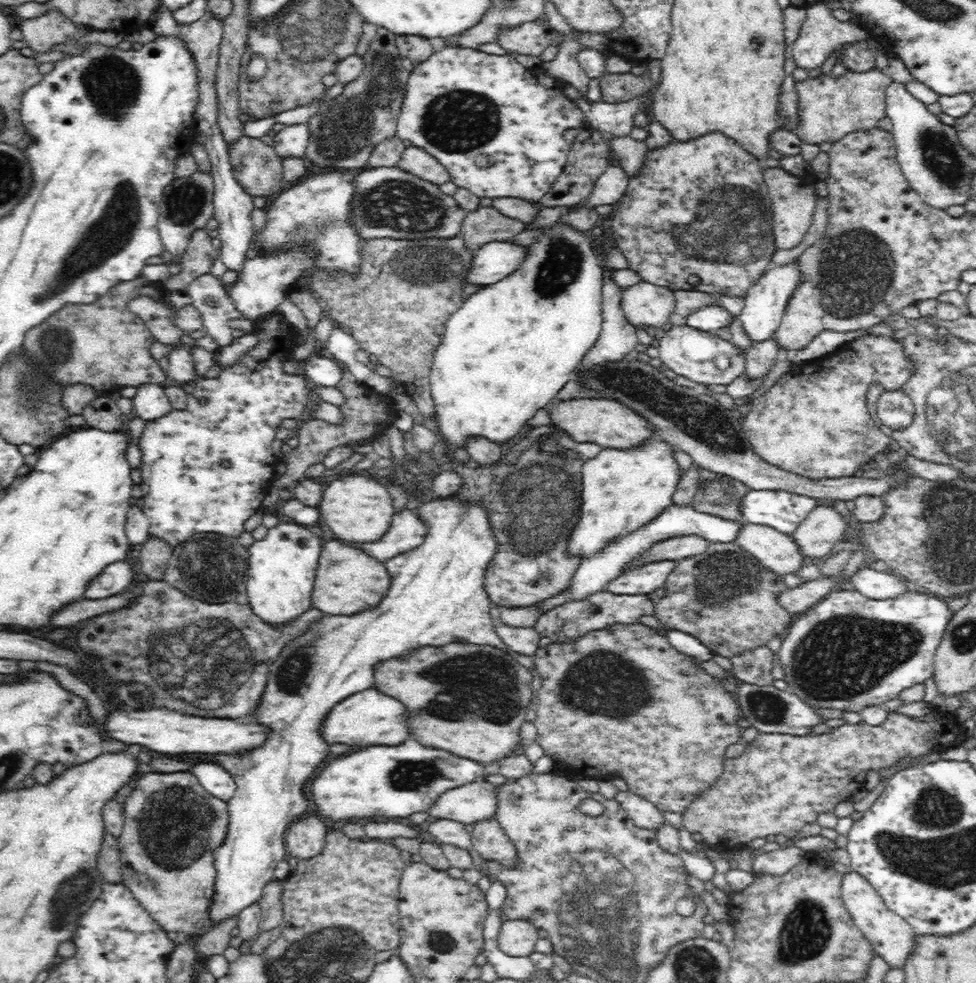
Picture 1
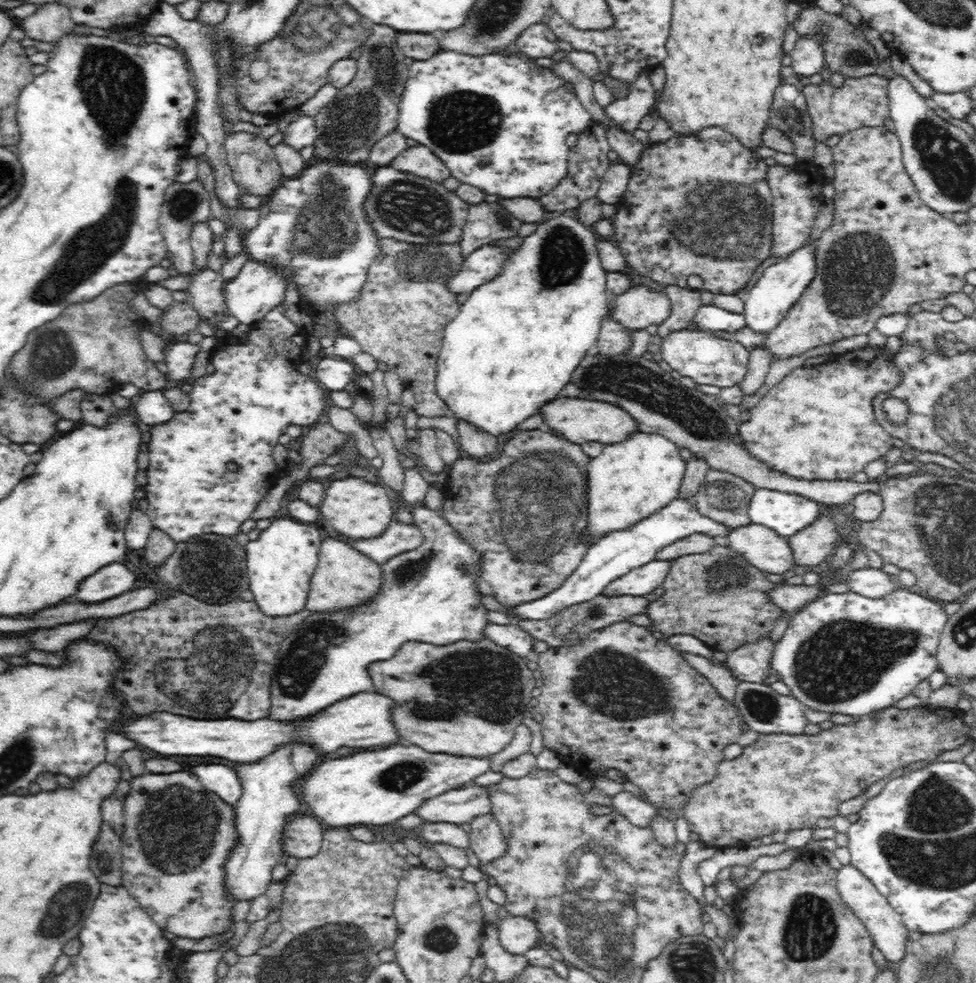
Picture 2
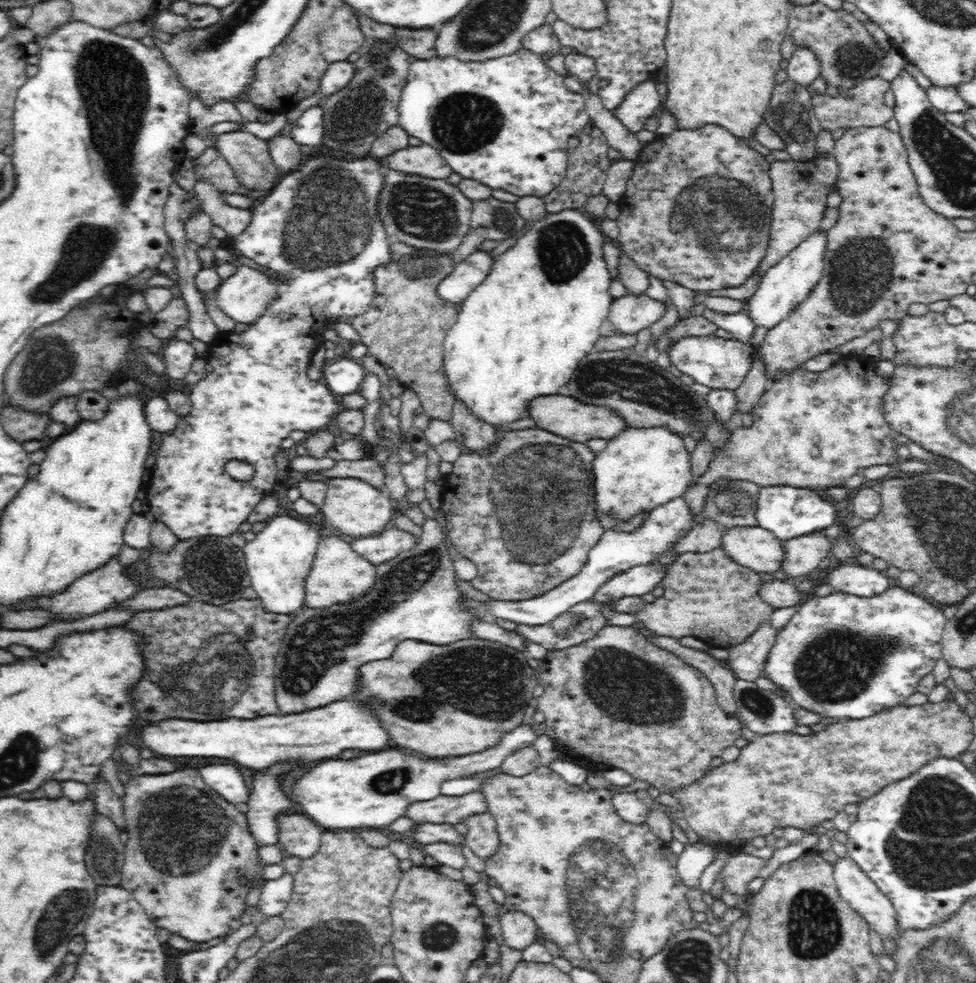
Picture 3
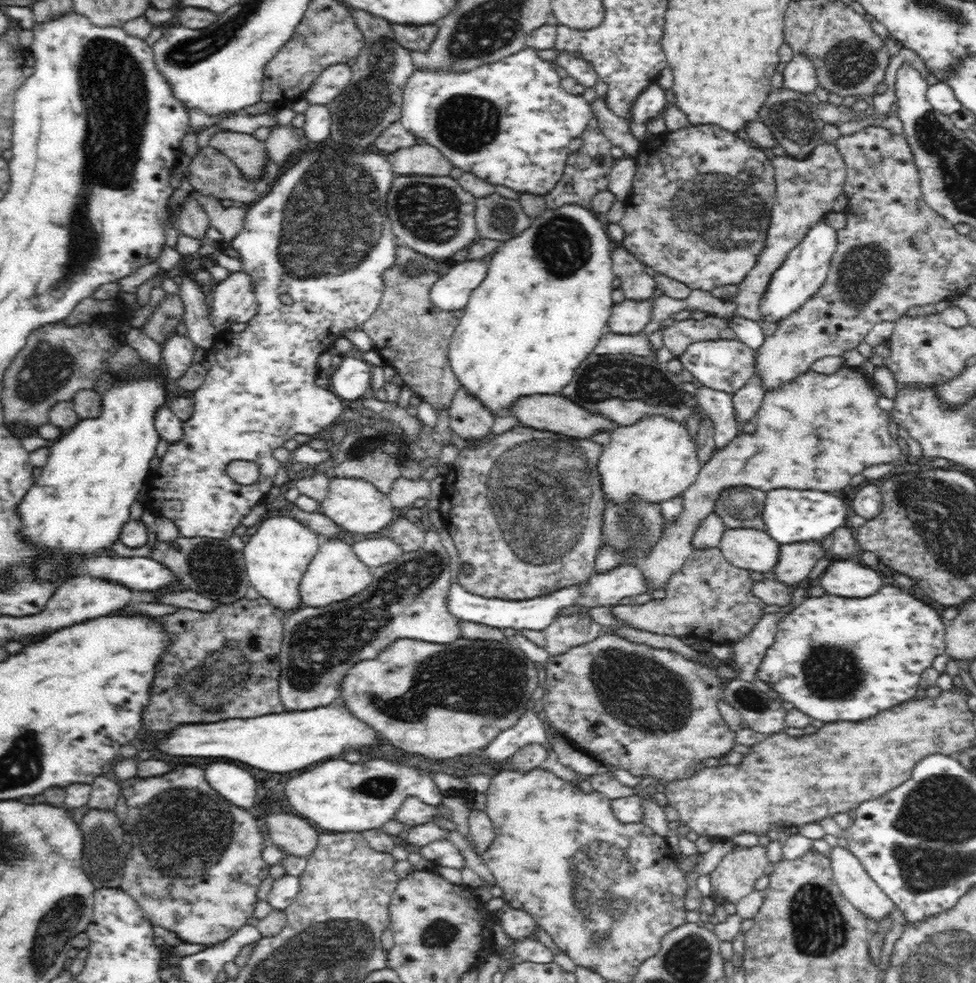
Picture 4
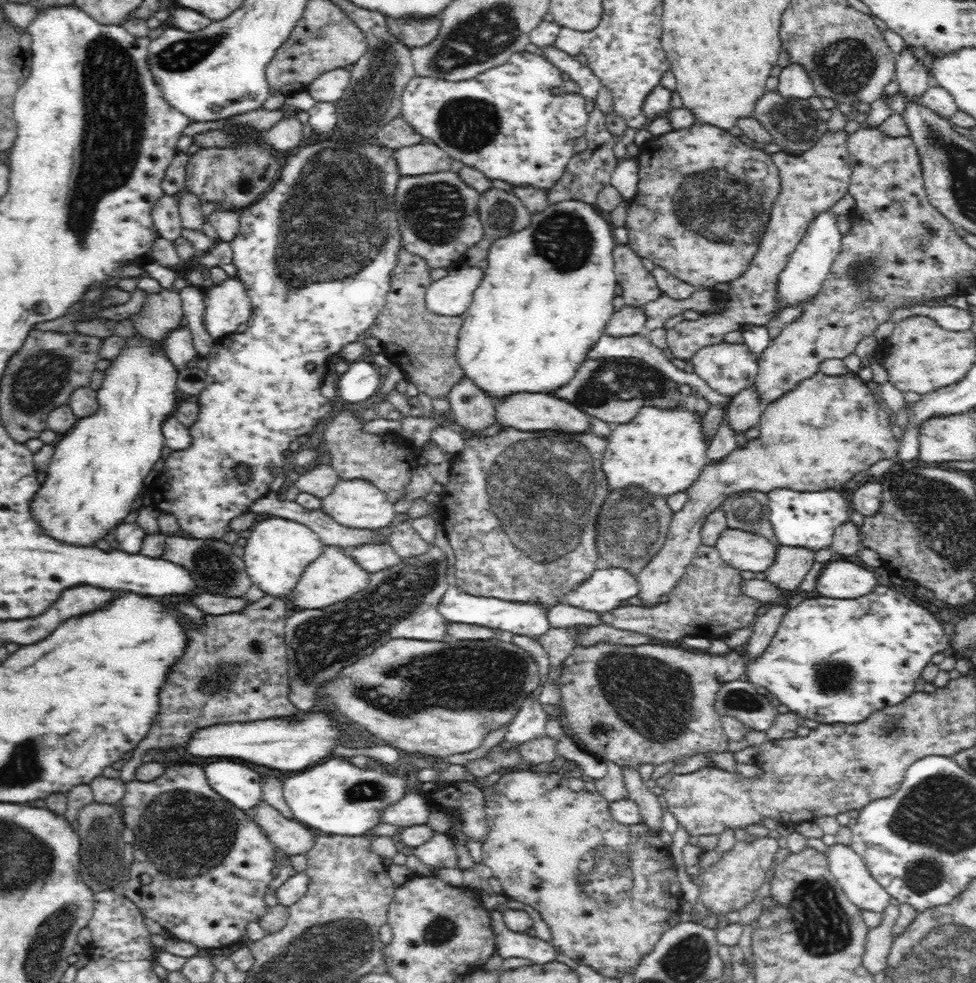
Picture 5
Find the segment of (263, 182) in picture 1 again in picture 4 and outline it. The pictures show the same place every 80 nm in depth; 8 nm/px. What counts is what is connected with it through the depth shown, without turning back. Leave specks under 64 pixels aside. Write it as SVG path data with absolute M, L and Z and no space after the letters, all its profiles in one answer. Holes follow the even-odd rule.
M219 131L211 138L208 146L232 159L232 163L248 179L261 176L268 159L265 142L252 134Z

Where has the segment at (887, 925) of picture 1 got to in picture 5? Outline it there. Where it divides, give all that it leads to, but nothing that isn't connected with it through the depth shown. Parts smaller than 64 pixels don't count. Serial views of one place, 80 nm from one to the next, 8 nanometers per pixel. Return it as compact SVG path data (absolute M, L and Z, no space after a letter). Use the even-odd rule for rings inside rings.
M839 843L828 848L829 872L842 887L850 902L862 910L882 913L890 906L892 897L870 874L868 867L850 846Z

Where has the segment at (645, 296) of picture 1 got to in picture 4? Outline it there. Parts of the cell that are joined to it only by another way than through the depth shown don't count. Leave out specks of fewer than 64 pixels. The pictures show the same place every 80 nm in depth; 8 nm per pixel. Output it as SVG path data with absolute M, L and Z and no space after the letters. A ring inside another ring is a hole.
M651 300L629 301L614 304L607 325L612 333L633 335L640 333L653 319L654 305Z

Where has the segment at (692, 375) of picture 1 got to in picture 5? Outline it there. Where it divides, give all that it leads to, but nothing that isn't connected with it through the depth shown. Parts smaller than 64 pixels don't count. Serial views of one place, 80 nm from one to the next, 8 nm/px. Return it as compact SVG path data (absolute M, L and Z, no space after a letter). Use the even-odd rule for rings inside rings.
M720 342L696 350L692 357L685 360L692 363L693 372L708 383L710 388L726 396L734 396L747 386L755 384L758 374L758 354L752 352L744 343Z

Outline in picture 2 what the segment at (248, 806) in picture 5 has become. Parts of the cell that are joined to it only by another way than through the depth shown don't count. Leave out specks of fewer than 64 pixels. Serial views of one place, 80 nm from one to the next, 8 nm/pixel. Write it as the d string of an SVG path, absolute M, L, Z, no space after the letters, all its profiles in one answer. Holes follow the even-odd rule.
M206 764L196 766L194 774L206 789L218 795L224 802L234 805L239 800L242 784L231 767L224 764Z

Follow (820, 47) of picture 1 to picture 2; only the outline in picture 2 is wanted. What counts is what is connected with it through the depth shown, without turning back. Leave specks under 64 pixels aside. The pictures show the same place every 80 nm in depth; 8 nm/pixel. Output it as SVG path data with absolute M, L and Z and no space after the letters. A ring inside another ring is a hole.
M800 36L789 54L796 75L812 76L824 68L824 50L820 50L820 38L817 36Z

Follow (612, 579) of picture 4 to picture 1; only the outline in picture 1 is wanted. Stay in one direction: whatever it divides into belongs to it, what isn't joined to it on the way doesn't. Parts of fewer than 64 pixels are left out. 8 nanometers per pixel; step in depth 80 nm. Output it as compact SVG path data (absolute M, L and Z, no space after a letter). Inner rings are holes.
M662 560L636 567L611 580L605 590L614 594L648 594L664 588L668 575L676 568L677 561Z

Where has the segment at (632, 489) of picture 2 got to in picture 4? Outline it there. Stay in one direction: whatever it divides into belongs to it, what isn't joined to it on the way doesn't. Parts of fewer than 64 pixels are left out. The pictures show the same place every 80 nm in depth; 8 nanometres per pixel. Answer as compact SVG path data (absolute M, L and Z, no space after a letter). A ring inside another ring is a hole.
M651 415L638 419L632 426L618 426L611 433L610 443L603 446L596 462L606 502L621 504L636 499L661 504L682 496L700 472L698 447L688 436L684 423Z

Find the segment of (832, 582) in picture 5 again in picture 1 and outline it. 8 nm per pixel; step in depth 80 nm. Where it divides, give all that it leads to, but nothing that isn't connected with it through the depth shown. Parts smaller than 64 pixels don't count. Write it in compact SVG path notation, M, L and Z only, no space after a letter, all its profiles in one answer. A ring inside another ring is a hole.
M862 565L850 580L855 590L868 598L895 599L908 592L908 586L898 576L893 572L876 572L870 566Z

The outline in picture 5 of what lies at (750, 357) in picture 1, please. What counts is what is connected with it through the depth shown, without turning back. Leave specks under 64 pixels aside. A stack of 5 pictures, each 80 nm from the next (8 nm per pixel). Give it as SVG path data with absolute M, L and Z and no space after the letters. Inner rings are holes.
M752 384L730 398L727 421L736 433L744 432L760 422L762 411L759 394Z

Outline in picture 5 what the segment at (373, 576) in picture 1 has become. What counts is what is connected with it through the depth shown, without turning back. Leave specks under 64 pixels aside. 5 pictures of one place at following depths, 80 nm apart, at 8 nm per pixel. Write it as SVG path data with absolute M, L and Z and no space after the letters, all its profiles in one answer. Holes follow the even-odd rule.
M323 545L322 553L311 562L301 574L296 586L291 592L290 604L297 609L320 609L342 602L364 590L369 583L369 572L358 564L346 549L340 546Z

